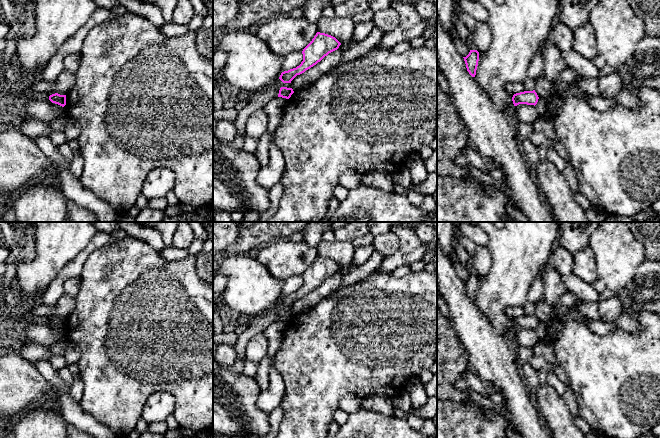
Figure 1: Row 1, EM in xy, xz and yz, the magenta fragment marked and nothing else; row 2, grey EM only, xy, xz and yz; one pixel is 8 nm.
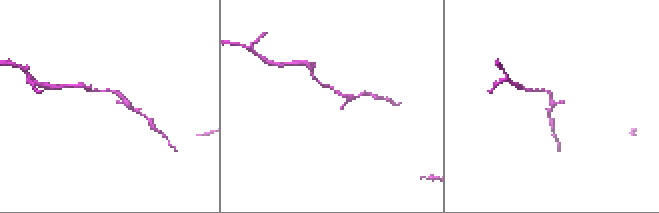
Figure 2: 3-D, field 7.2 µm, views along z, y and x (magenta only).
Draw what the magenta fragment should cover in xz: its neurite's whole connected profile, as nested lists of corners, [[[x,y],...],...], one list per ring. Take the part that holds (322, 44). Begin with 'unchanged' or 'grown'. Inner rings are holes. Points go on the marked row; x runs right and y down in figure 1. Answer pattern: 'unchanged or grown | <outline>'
unchanged | [[[317,32],[312,41],[303,49],[303,61],[296,68],[284,71],[279,79],[291,83],[297,76],[320,62],[329,53],[337,50],[341,43],[333,36]]]

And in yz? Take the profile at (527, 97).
unchanged | [[[535,90],[516,93],[512,97],[514,106],[517,106],[519,104],[527,104],[535,106],[538,102],[538,99],[539,97],[535,92]]]

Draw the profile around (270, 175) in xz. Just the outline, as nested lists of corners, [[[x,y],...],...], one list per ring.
[[[276,97],[264,107],[269,118],[267,132],[270,136],[268,152],[270,161],[268,165],[261,167],[257,175],[257,183],[267,190],[270,190],[281,181],[281,177],[285,171],[285,159],[282,152],[276,146],[274,135],[278,125],[283,119],[284,109],[287,103],[288,99]]]

